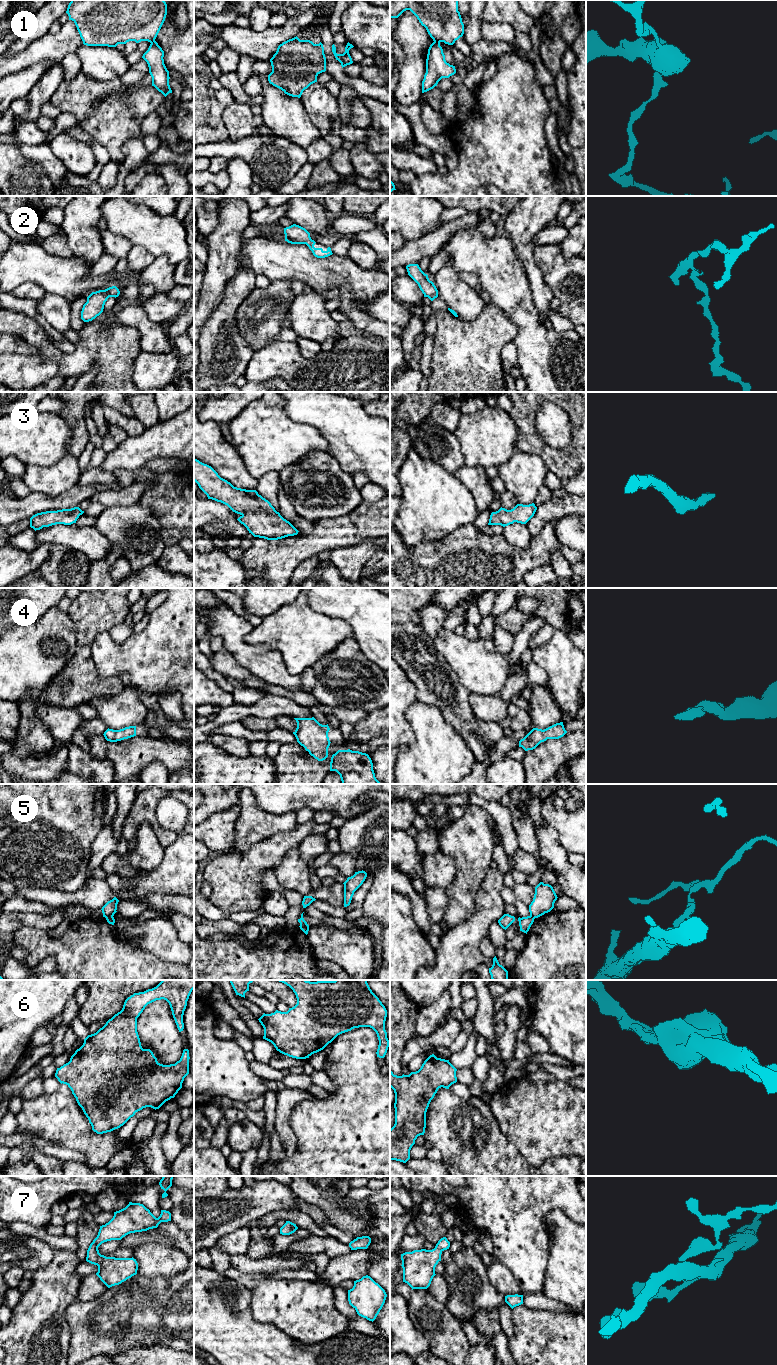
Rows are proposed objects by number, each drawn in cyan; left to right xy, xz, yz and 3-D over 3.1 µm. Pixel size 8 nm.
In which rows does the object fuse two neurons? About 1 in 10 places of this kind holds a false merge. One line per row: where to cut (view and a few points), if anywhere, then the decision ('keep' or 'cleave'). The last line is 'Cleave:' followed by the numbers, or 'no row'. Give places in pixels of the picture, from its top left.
1: cut in yz along (434, 41), (439, 43); cleave
2: no cut; keep
3: no cut; keep
4: no cut; keep
5: cut in yz along (530, 914), (534, 918); cleave
6: no cut; keep
7: no cut; keep
Cleave: 1, 5

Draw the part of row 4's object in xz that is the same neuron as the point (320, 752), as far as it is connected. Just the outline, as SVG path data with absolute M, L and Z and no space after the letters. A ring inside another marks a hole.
M314 717L294 719L297 722L297 728L293 734L297 742L318 761L325 760L331 743L328 737L330 730L328 724L322 725Z

